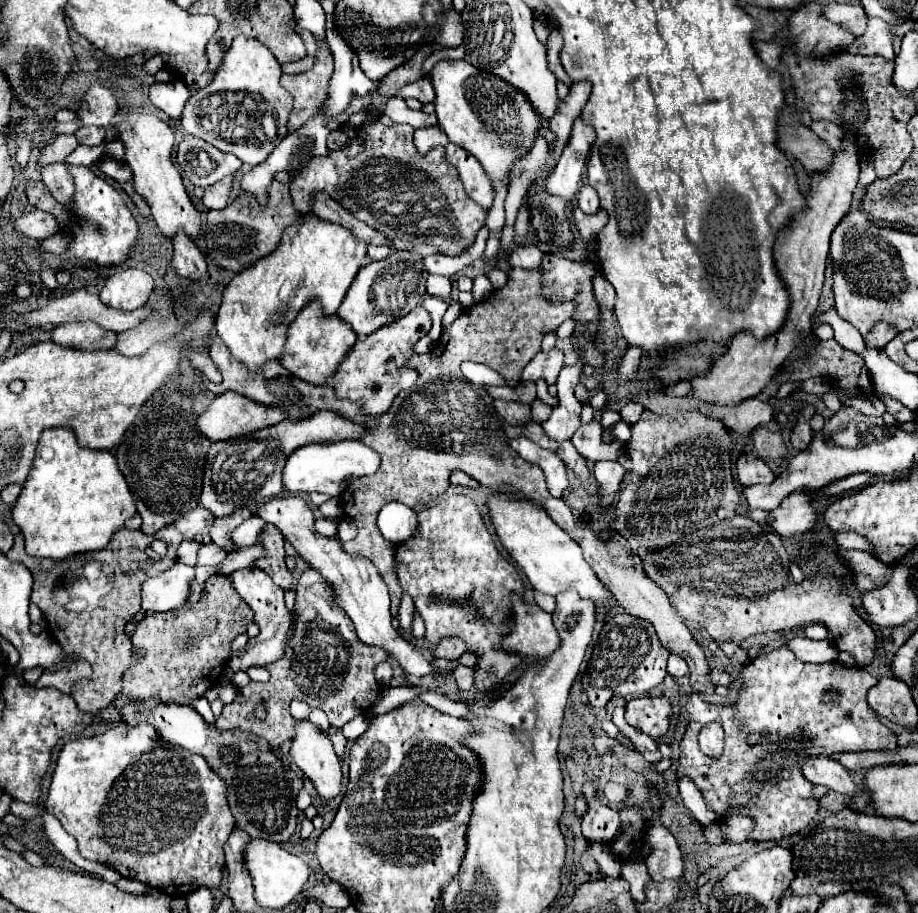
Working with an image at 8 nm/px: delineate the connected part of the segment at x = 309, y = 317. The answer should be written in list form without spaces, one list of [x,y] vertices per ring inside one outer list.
[[[308,305],[290,325],[286,349],[280,361],[294,377],[312,385],[326,385],[328,379],[332,379],[334,373],[338,371],[338,365],[344,361],[346,353],[354,347],[356,339],[358,337],[354,337],[354,331],[350,331],[350,325],[346,325],[344,321],[338,321],[336,315],[326,319],[322,317],[322,311],[318,309],[318,305]]]

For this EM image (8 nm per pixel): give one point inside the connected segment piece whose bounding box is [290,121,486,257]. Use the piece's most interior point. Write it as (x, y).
(417, 201)

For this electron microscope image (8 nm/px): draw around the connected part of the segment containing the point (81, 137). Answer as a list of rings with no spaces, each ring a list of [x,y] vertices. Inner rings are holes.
[[[82,127],[76,131],[76,139],[80,145],[102,145],[106,139],[106,129],[104,127]]]

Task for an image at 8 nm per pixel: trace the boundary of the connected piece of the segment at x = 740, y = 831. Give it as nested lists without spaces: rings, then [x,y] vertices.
[[[734,817],[730,825],[722,825],[722,835],[726,843],[742,843],[748,837],[750,831],[750,819],[748,817]]]

